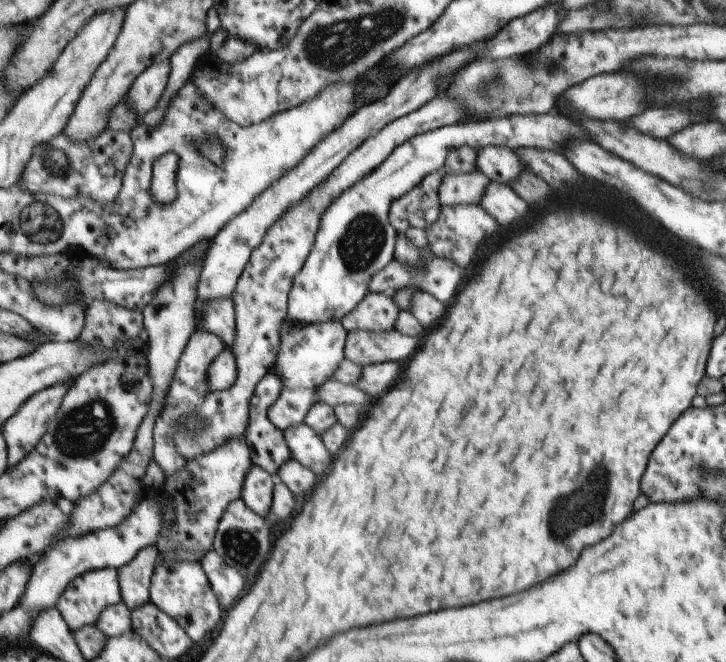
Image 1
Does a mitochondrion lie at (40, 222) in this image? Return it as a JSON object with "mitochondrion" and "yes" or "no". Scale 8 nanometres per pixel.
{"mitochondrion":"yes"}

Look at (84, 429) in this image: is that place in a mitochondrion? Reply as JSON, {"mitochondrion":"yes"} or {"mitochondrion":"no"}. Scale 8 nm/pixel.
{"mitochondrion":"yes"}

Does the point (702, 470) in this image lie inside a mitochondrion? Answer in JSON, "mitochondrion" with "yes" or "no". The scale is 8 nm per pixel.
{"mitochondrion":"yes"}

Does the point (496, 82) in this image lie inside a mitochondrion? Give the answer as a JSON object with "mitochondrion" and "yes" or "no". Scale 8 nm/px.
{"mitochondrion":"yes"}

